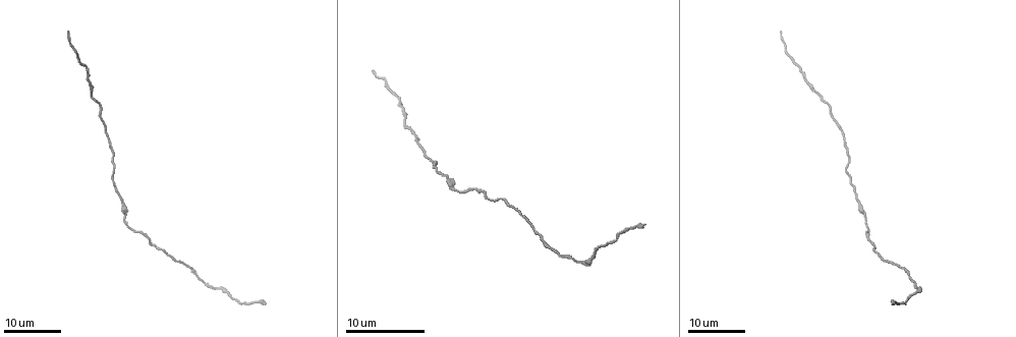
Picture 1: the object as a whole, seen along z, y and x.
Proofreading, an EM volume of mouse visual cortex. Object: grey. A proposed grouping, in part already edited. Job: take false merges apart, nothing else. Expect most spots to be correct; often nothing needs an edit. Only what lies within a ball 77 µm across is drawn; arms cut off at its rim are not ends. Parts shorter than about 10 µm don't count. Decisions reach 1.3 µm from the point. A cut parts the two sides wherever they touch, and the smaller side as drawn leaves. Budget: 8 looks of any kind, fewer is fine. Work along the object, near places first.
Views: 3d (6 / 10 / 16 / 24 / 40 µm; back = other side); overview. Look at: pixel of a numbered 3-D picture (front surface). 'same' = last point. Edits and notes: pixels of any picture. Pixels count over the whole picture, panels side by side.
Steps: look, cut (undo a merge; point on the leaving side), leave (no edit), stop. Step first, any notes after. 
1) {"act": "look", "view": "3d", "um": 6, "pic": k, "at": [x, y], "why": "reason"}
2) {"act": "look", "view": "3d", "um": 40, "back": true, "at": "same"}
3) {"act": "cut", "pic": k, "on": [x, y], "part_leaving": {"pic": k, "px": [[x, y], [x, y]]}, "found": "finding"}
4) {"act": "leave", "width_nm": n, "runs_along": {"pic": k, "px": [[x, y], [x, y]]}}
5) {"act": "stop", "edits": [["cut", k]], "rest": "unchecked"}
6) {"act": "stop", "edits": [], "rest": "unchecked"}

{"act": "look", "view": "3d", "um": 24, "pic": 1, "at": [817, 91], "why": "sudden change in width"}

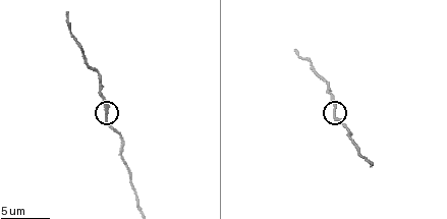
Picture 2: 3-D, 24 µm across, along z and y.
{"act": "look", "view": "3d", "um": 10, "pic": 2, "at": [332, 109]}

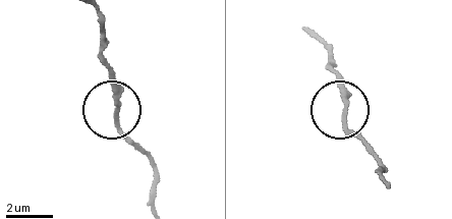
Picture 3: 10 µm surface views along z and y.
{"act": "leave", "runs_along": {"pic": 3, "px": [[153, 203], [151, 162], [118, 121], [112, 70]]}, "found": "all the same neuron"}

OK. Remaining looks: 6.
{"act": "look", "view": "3d", "um": 16, "pic": 1, "at": [861, 208]}

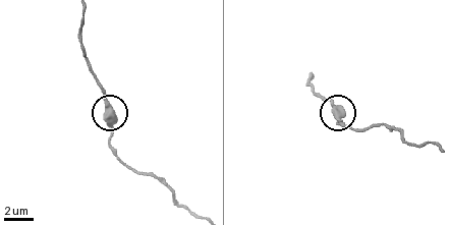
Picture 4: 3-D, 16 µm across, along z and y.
{"act": "look", "view": "3d", "um": 6, "pic": 4, "at": [113, 107]}

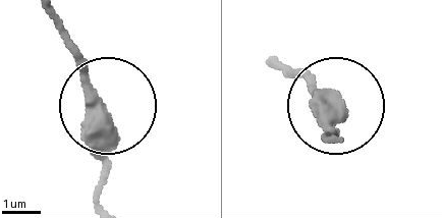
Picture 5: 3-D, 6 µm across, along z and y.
{"act": "leave", "width_nm": 440, "runs_along": {"pic": 5, "px": [[92, 116], [108, 116], [101, 195]]}, "found": "one neuron here"}

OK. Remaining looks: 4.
{"act": "look", "view": "3d", "um": 24, "pic": 1, "at": [846, 169], "why": "thin neck"}

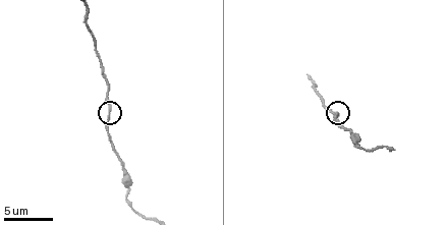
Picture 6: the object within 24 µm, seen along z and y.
{"act": "look", "view": "3d", "um": 10, "pic": 6, "at": [110, 113], "why": "zoom in"}

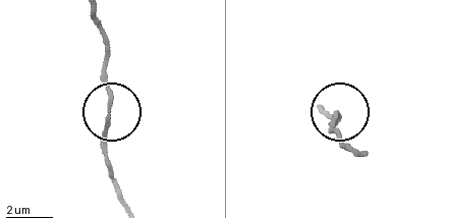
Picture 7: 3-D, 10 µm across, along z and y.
{"act": "leave", "runs_along": {"pic": 7, "px": [[127, 207], [105, 160], [110, 101], [105, 56]]}, "found": "one neuron here"}

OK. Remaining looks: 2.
{"act": "look", "view": "3d", "um": 16, "pic": 1, "at": [540, 234], "why": "sudden change in width"}

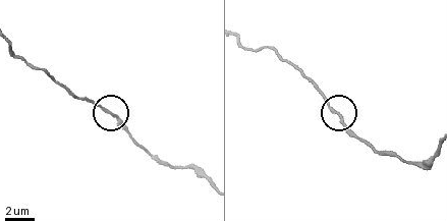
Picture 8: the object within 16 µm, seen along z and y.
{"act": "look", "view": "3d", "um": 10, "pic": 8, "at": [338, 116]}

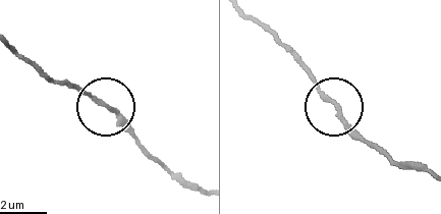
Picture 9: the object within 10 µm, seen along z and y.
{"act": "leave", "runs_along": {"pic": 9, "px": [[246, 14], [287, 49], [339, 119], [367, 141]]}, "found": "all the same neuron"}

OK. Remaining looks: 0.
{"act": "stop", "edits": [], "rest": "unchecked"}

